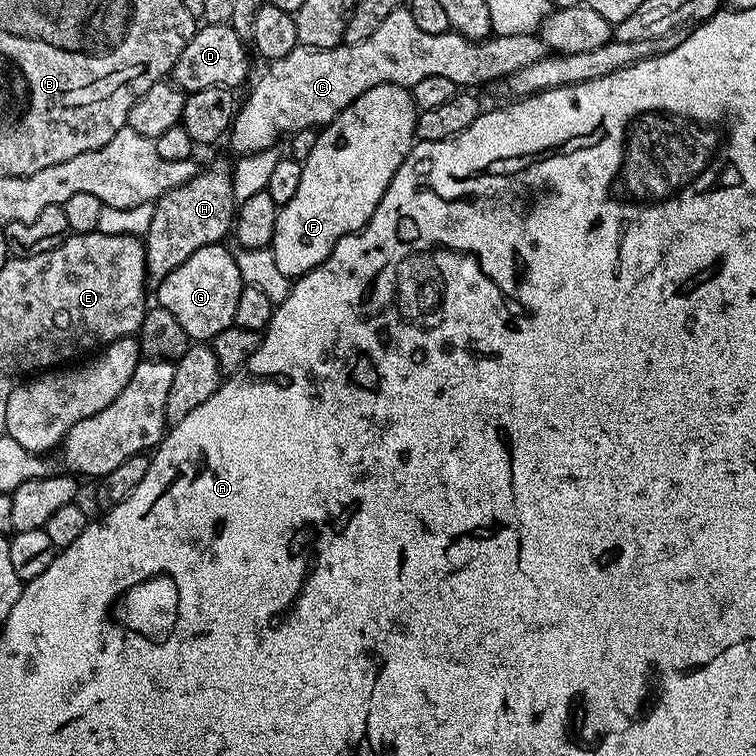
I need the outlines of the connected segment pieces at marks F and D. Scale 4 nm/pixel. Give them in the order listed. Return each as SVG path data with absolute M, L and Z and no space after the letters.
M383 84L354 98L346 110L339 112L329 124L319 129L314 150L310 150L310 158L302 161L304 169L302 182L298 182L298 191L276 214L276 229L270 249L282 274L289 278L305 276L328 257L330 250L343 236L359 232L364 227L412 149L416 140L417 111L411 91L405 85Z
M231 23L204 24L197 27L196 33L186 42L186 50L178 58L170 73L171 83L181 92L210 90L210 86L239 89L239 84L248 76L248 52L245 41L232 29Z

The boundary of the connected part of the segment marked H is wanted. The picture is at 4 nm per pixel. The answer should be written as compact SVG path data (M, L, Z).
M212 164L209 168L201 167L182 186L174 186L166 194L154 203L154 218L150 218L148 231L143 233L142 243L144 245L144 274L149 289L159 288L160 283L168 277L171 272L178 270L194 250L202 250L202 246L219 244L225 238L224 235L231 233L234 228L234 217L238 207L237 200L232 194L232 173L227 164Z

